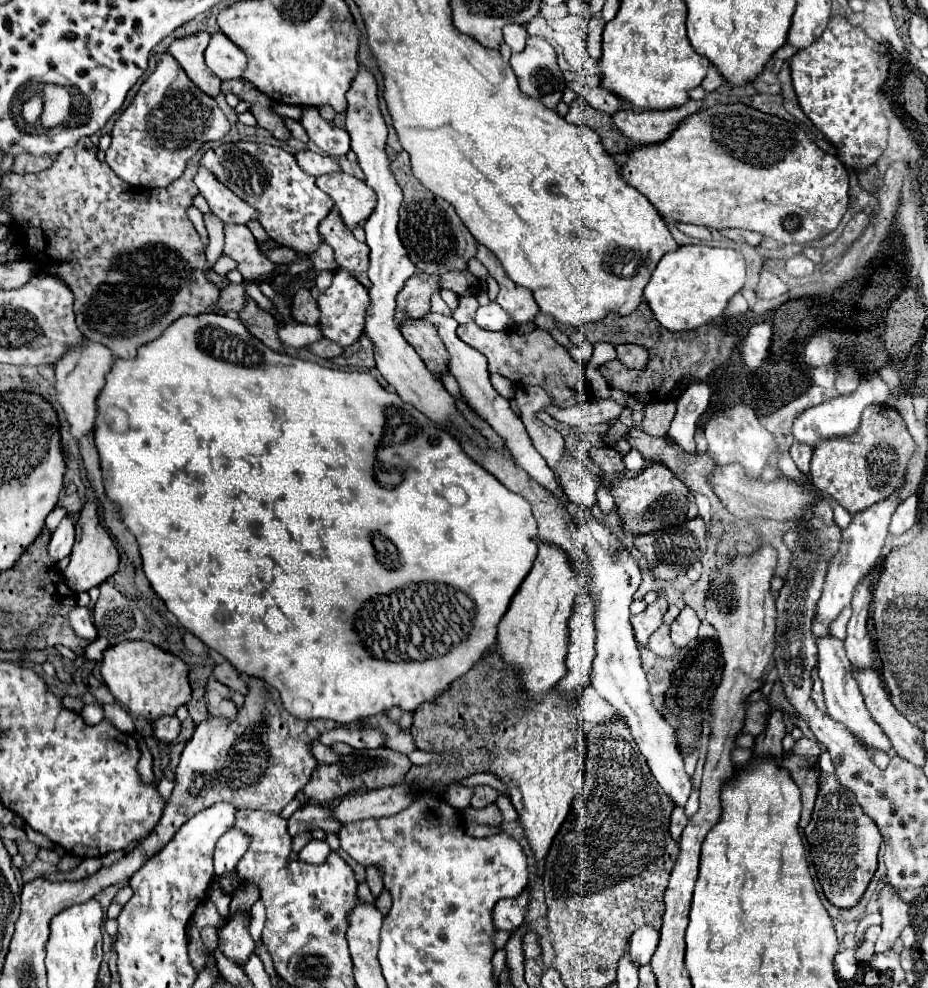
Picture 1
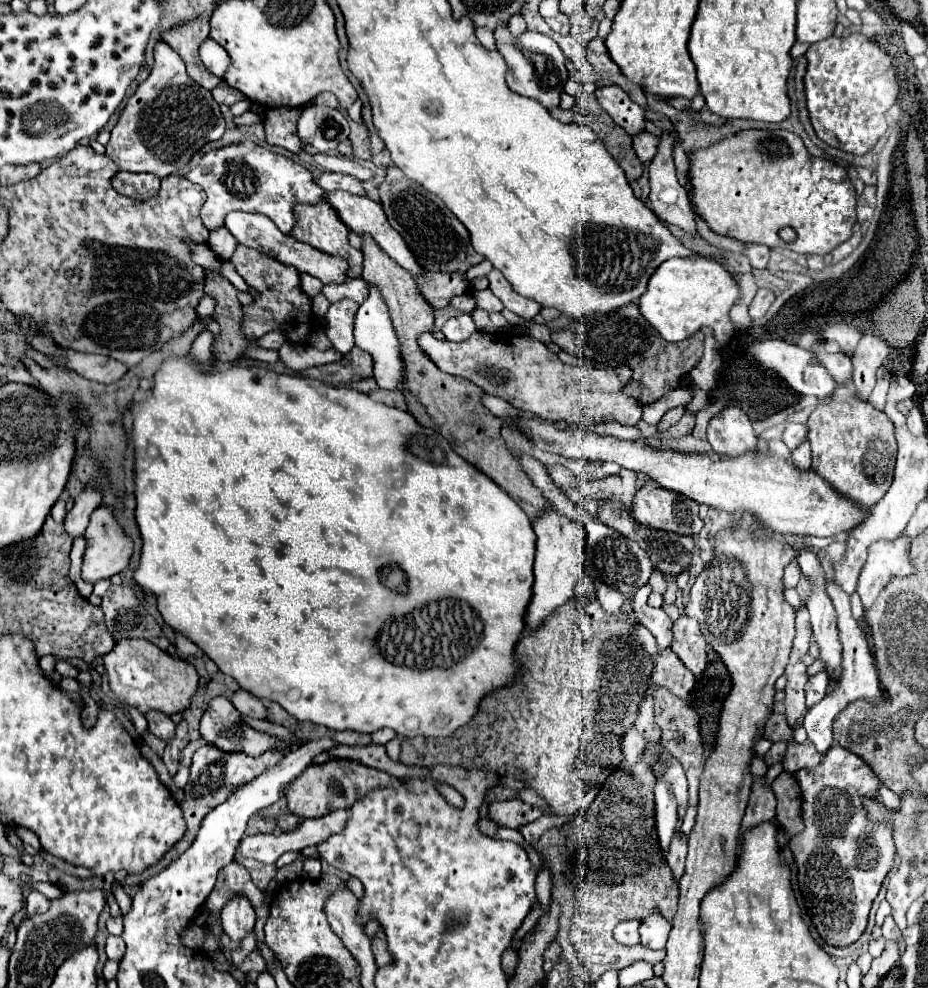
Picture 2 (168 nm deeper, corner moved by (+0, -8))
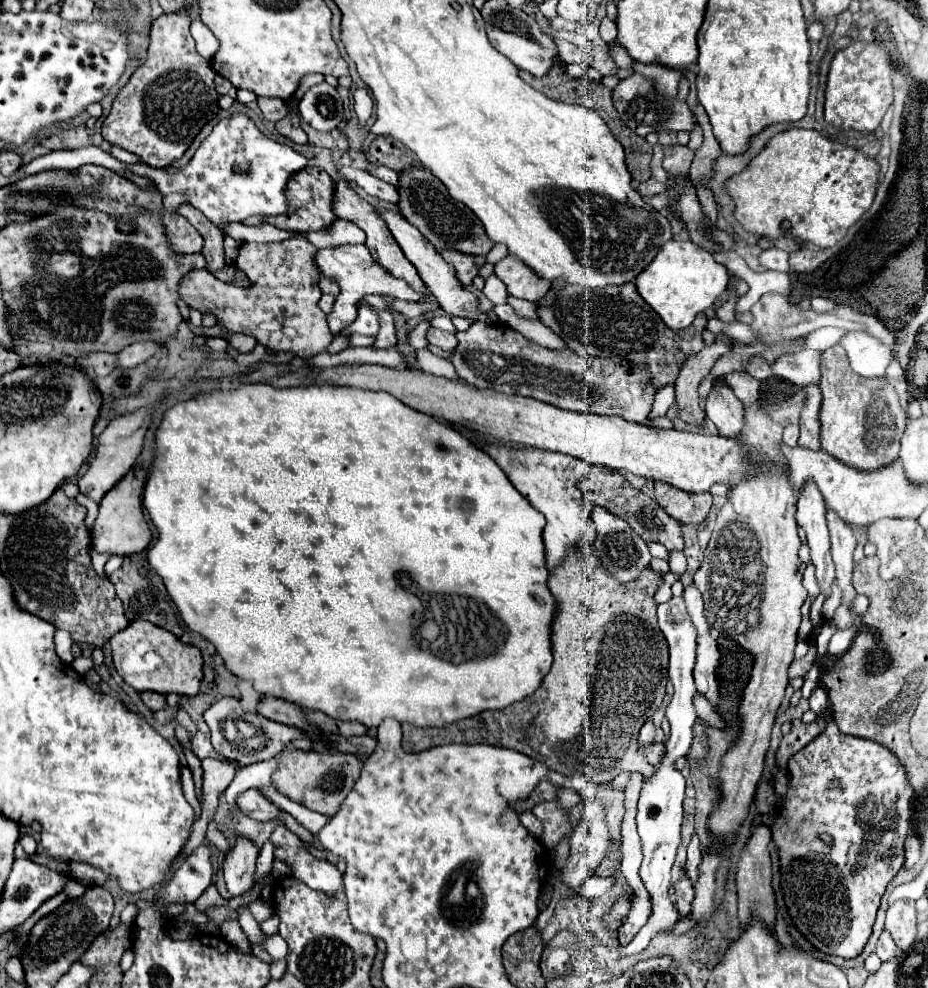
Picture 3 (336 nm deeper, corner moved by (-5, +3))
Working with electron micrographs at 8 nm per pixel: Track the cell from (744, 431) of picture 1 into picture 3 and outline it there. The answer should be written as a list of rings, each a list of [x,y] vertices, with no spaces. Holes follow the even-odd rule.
[[[715,385],[709,393],[707,417],[717,425],[719,435],[725,437],[739,437],[745,423],[745,409],[743,403],[735,397],[735,393],[727,385]]]

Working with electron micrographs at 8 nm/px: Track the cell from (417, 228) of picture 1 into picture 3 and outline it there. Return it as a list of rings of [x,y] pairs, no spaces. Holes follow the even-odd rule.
[[[407,165],[401,173],[399,173],[399,211],[401,215],[415,225],[421,235],[437,249],[437,251],[445,251],[445,249],[453,249],[453,251],[461,251],[467,255],[487,255],[493,247],[493,241],[485,235],[485,229],[481,225],[481,221],[475,217],[475,213],[469,211],[469,207],[465,207],[463,203],[455,201],[449,193],[447,187],[427,169],[417,167],[417,165]]]

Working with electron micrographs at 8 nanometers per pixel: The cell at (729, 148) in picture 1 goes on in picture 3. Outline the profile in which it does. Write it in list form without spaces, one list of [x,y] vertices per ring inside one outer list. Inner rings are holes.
[[[787,129],[767,141],[751,163],[725,181],[735,203],[735,219],[761,237],[781,237],[781,221],[791,221],[793,241],[833,247],[871,207],[879,165],[853,147],[825,139],[819,131]]]

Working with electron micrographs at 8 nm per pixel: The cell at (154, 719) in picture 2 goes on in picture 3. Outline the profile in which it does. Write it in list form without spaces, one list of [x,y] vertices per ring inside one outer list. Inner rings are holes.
[[[145,691],[145,693],[141,693],[141,699],[143,699],[143,703],[145,703],[151,711],[161,711],[161,709],[165,707],[165,695],[161,695],[161,693]]]

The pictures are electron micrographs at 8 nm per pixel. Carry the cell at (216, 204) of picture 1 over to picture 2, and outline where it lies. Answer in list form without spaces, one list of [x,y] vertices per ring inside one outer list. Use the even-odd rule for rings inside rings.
[[[230,212],[226,216],[226,228],[234,234],[234,238],[248,246],[248,248],[254,248],[262,254],[268,254],[272,256],[274,260],[282,262],[282,264],[288,264],[288,266],[294,266],[298,272],[304,272],[304,274],[310,274],[314,278],[318,278],[322,284],[344,284],[348,280],[348,262],[344,258],[338,258],[338,256],[330,256],[330,254],[324,254],[320,250],[314,250],[312,246],[308,244],[302,244],[298,242],[296,238],[288,236],[288,234],[282,234],[274,222],[270,222],[270,218],[262,216],[262,214],[248,214],[248,212]]]

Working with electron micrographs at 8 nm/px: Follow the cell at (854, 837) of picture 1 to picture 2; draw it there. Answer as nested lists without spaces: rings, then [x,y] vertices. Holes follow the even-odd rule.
[[[834,744],[824,756],[822,762],[808,770],[798,770],[794,774],[800,790],[802,790],[802,820],[804,830],[796,834],[790,840],[790,850],[794,854],[794,864],[798,868],[796,880],[798,890],[802,894],[804,906],[808,910],[808,916],[812,920],[812,926],[818,930],[820,938],[828,946],[846,948],[854,944],[868,924],[868,914],[874,898],[880,892],[880,886],[886,878],[886,874],[892,870],[896,848],[892,840],[892,824],[890,822],[872,822],[862,798],[878,798],[878,790],[882,782],[878,782],[878,776],[872,772],[872,768],[850,750]],[[868,848],[868,870],[858,868],[858,854]]]

